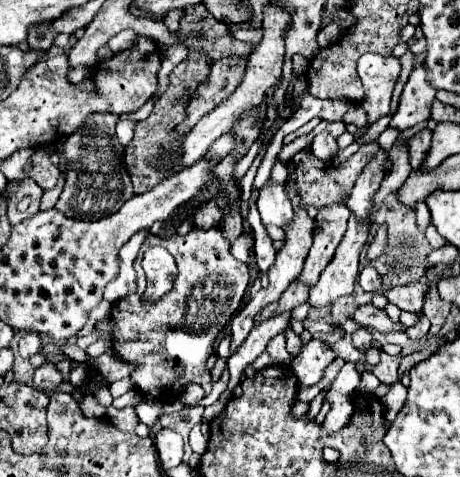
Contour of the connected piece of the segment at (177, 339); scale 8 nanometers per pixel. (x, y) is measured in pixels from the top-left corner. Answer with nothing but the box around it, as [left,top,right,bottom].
[112,228,250,402]

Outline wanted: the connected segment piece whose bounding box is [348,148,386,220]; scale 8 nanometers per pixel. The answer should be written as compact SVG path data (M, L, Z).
M380 148L376 152L376 158L372 158L372 162L368 162L368 166L362 170L362 174L358 176L358 180L352 188L352 194L348 198L348 208L360 220L364 220L368 216L372 196L378 190L378 186L382 182L382 176L384 176L384 170L382 170L384 164L386 164L386 150Z

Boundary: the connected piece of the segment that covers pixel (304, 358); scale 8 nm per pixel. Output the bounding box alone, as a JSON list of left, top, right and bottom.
[290,338,334,386]

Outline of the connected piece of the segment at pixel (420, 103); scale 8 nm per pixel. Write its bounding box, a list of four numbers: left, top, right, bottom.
[390,62,438,130]

